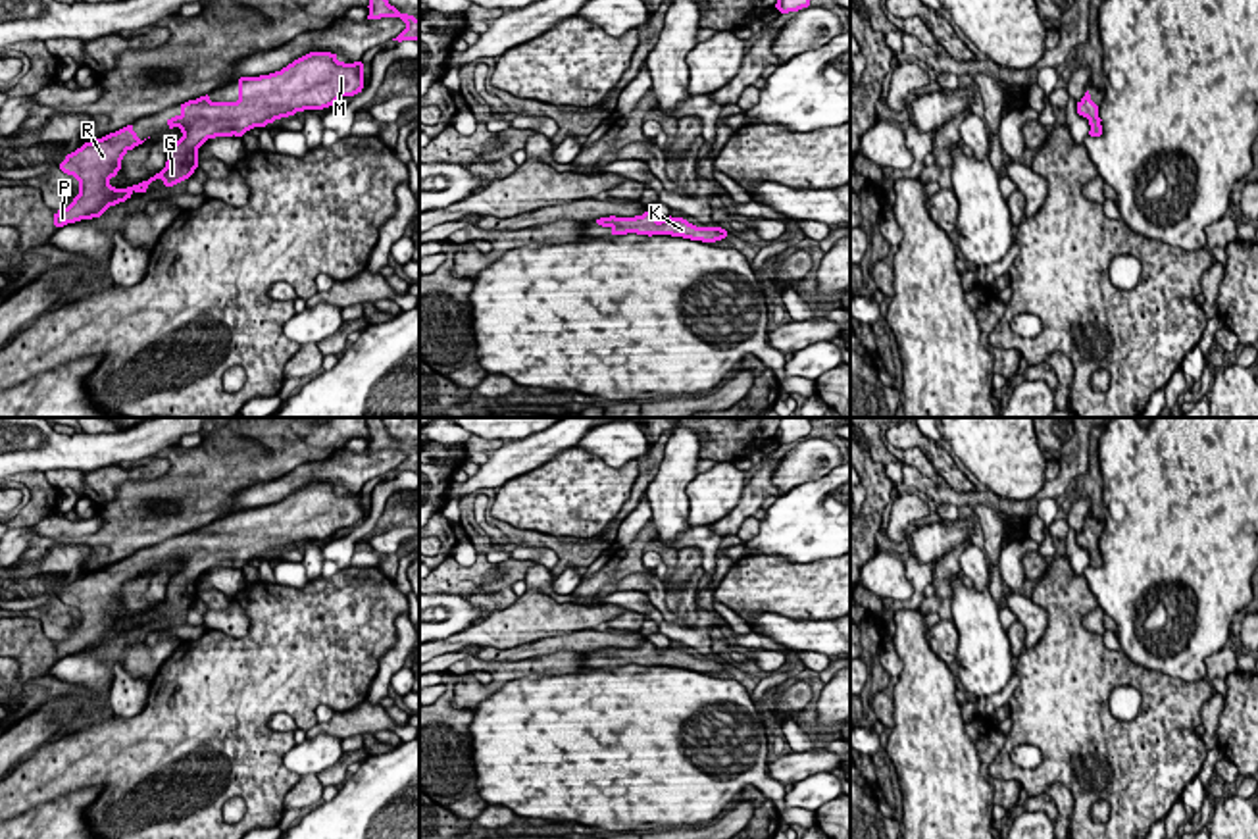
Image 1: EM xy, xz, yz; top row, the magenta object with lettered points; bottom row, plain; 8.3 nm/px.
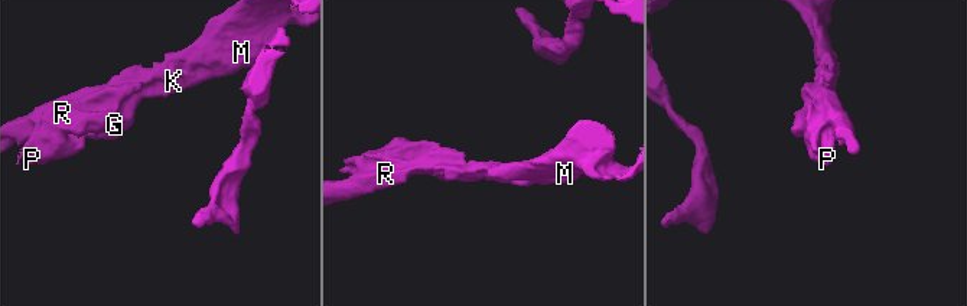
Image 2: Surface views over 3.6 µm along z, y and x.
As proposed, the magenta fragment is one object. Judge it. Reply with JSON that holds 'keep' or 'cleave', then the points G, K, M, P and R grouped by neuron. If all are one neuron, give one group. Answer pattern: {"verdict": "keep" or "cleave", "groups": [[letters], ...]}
{"verdict": "keep", "groups": [["G", "K", "M", "P", "R"]]}

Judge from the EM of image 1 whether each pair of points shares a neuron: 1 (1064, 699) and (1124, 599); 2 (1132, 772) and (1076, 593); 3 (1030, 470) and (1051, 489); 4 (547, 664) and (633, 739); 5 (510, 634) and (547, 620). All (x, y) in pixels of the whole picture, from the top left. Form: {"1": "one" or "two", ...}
{"1": "two", "2": "one", "3": "two", "4": "two", "5": "one"}

